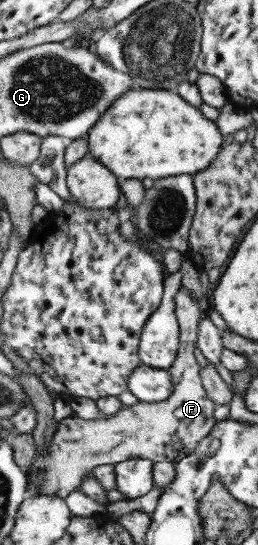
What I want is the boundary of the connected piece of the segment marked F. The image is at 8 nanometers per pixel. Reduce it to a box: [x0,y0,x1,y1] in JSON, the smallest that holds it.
[27,289,217,499]

